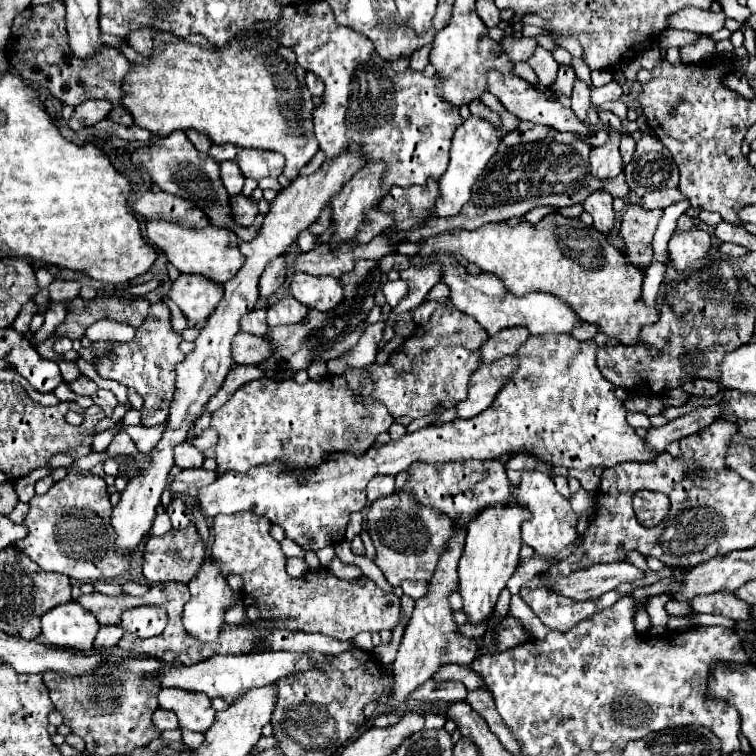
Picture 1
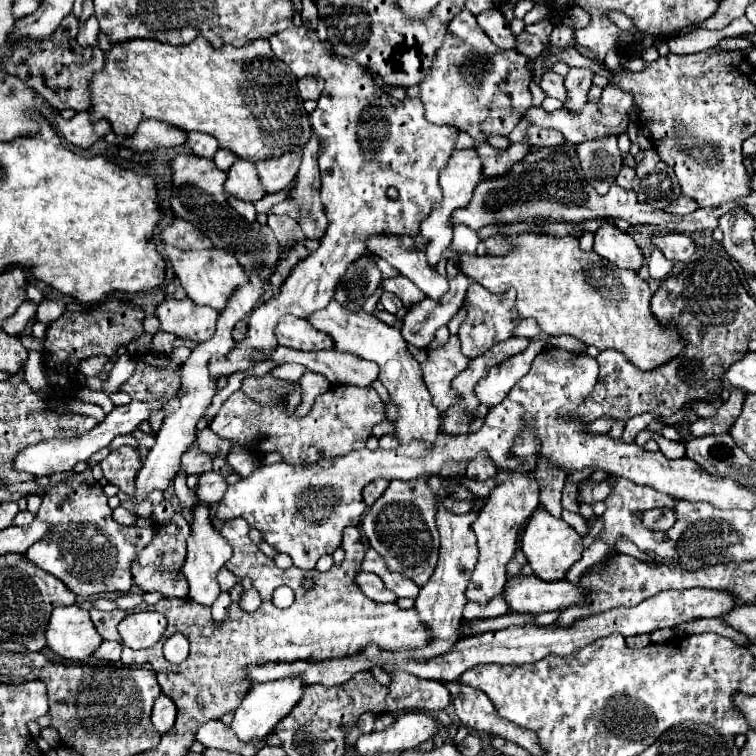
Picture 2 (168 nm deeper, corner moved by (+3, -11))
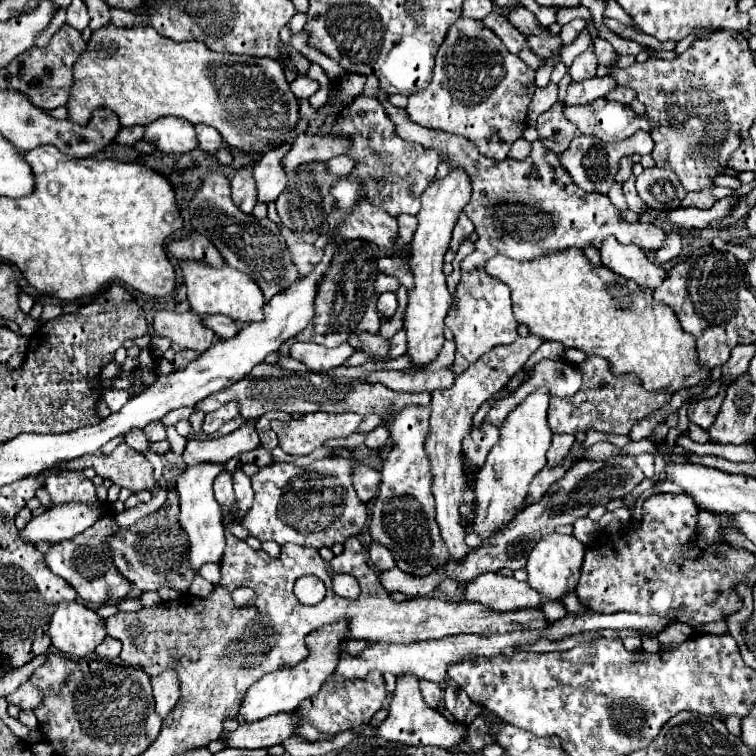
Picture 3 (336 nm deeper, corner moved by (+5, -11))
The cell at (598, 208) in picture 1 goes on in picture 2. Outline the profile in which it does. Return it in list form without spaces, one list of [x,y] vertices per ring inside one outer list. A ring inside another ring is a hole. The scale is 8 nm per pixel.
[[[603,226],[601,230],[595,232],[595,248],[593,248],[601,258],[639,272],[639,268],[643,266],[643,250],[635,244],[635,240],[621,232],[617,226]]]

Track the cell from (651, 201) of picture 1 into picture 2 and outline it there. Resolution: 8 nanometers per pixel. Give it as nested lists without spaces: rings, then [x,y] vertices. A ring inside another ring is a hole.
[[[679,196],[677,200],[673,200],[673,202],[665,208],[665,212],[675,214],[675,216],[685,216],[685,214],[695,212],[697,208],[699,208],[699,206],[697,206],[697,202],[695,202],[695,200],[689,200],[687,196]]]

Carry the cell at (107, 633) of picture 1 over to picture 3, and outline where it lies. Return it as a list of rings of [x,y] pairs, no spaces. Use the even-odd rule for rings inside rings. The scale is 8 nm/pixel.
[[[109,636],[95,648],[95,654],[103,656],[103,658],[117,658],[119,652],[121,652],[121,642],[115,638],[109,638]]]

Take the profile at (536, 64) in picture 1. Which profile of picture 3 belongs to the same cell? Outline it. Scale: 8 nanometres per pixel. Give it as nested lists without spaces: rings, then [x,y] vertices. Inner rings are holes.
[[[595,76],[591,80],[585,82],[571,82],[567,86],[567,94],[565,94],[565,104],[573,106],[573,104],[591,104],[593,100],[605,96],[609,90],[613,90],[617,84],[615,80],[611,80],[611,76]]]

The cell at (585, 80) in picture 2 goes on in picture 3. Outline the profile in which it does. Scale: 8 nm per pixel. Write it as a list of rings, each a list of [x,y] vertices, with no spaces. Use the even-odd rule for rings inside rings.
[[[589,48],[587,52],[583,52],[575,58],[575,62],[569,68],[569,74],[571,74],[573,82],[583,82],[587,78],[593,78],[595,70],[597,70],[597,56],[595,56],[593,48]]]

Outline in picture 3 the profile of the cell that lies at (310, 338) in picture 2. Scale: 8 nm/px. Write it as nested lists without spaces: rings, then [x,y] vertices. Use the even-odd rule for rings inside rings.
[[[295,342],[289,348],[291,358],[303,362],[309,370],[313,372],[327,372],[337,366],[343,366],[343,362],[355,352],[353,346],[347,342],[335,346],[335,348],[325,348],[315,342]]]

